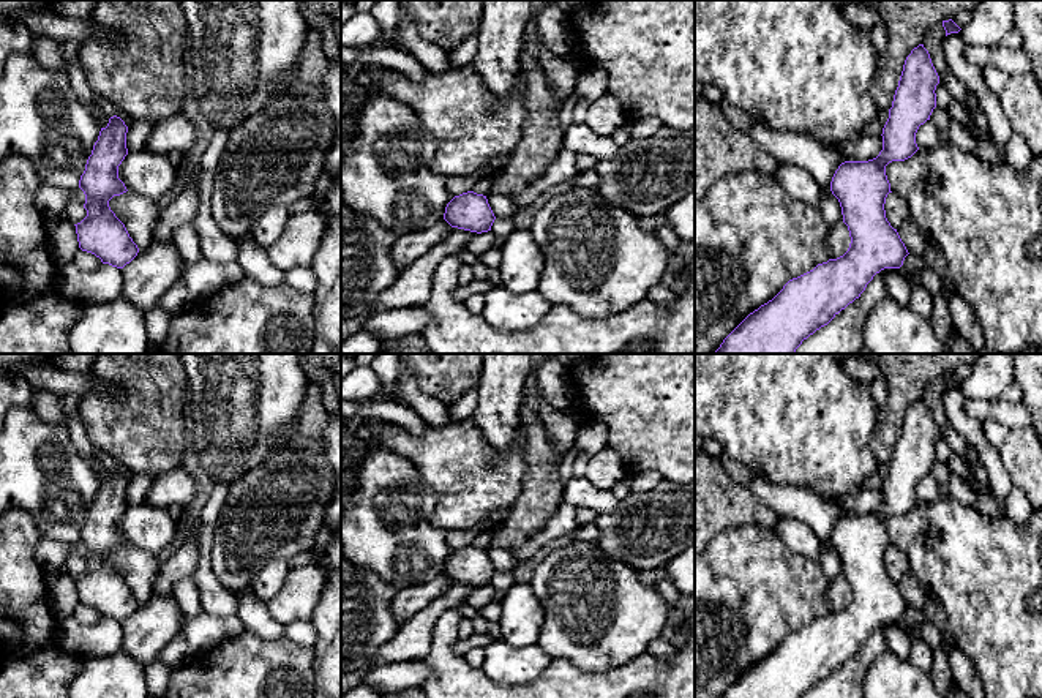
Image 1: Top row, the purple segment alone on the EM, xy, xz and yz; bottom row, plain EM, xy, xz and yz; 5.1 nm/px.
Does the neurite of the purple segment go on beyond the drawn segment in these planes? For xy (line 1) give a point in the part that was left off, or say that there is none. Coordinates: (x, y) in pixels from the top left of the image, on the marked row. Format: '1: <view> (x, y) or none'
1: none

